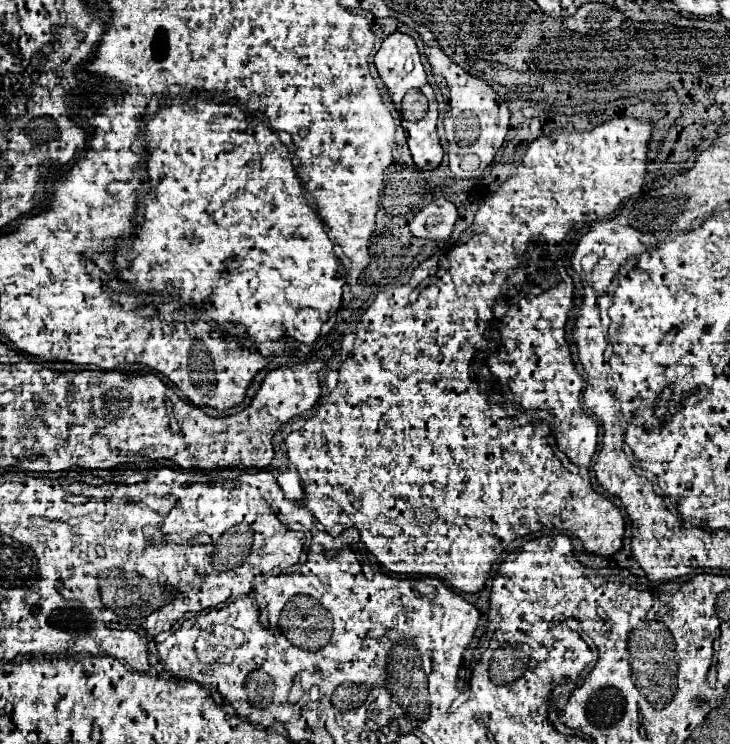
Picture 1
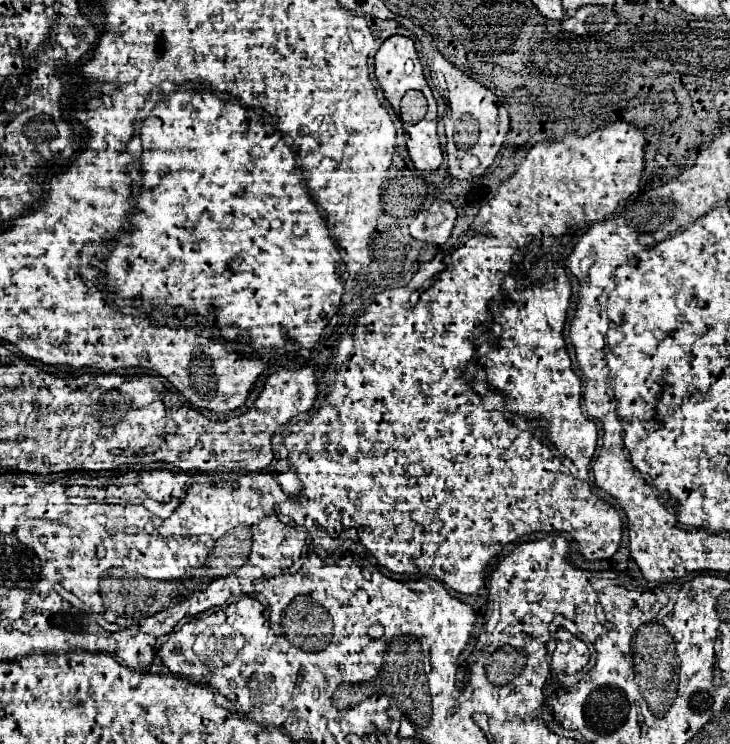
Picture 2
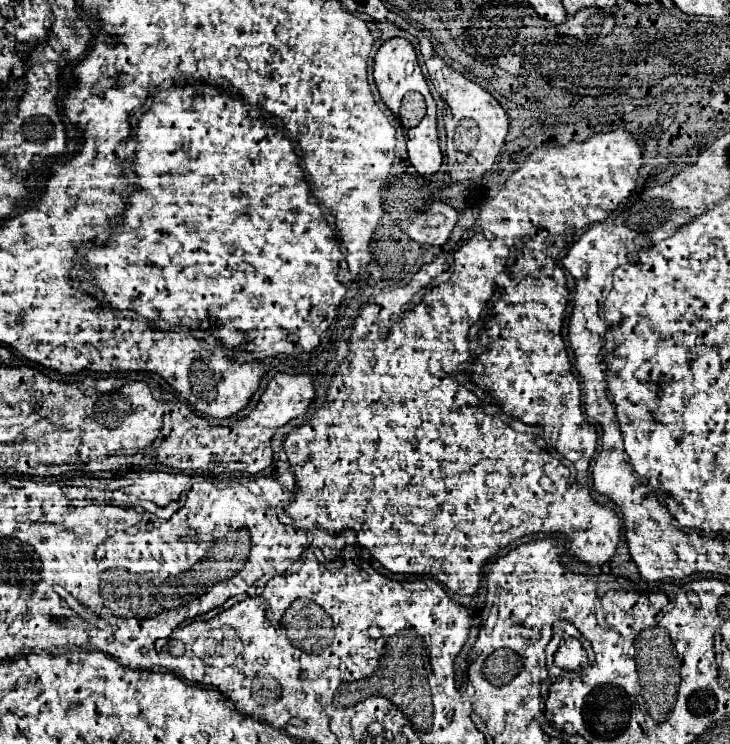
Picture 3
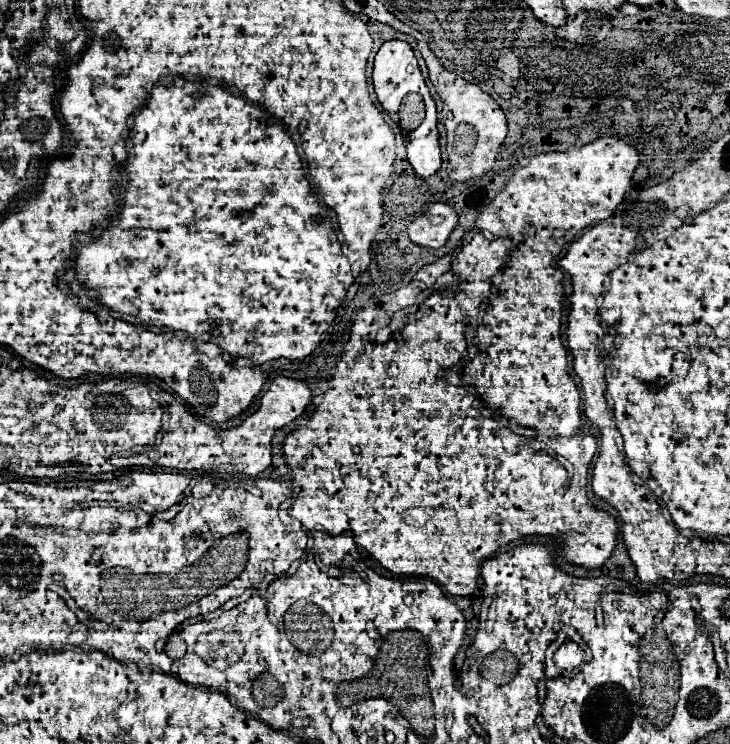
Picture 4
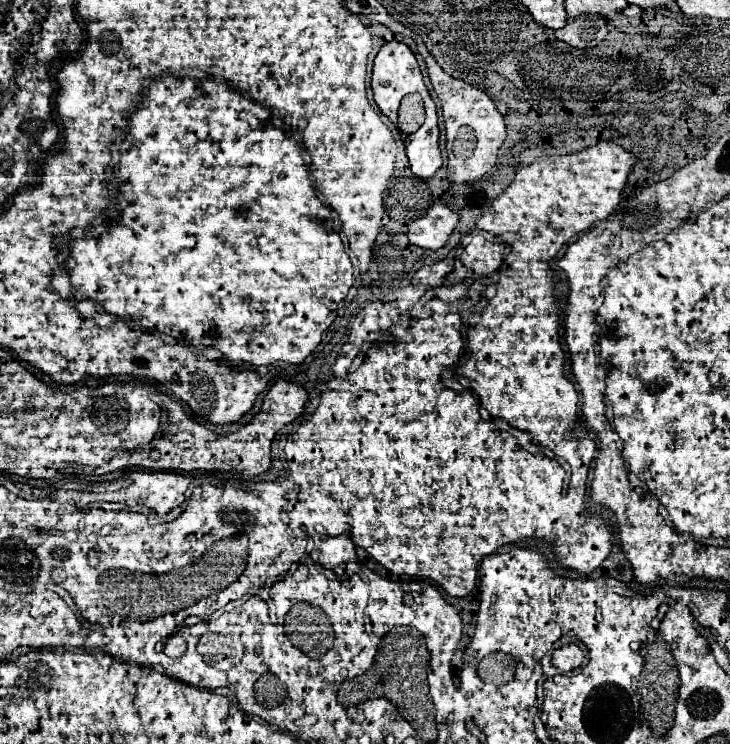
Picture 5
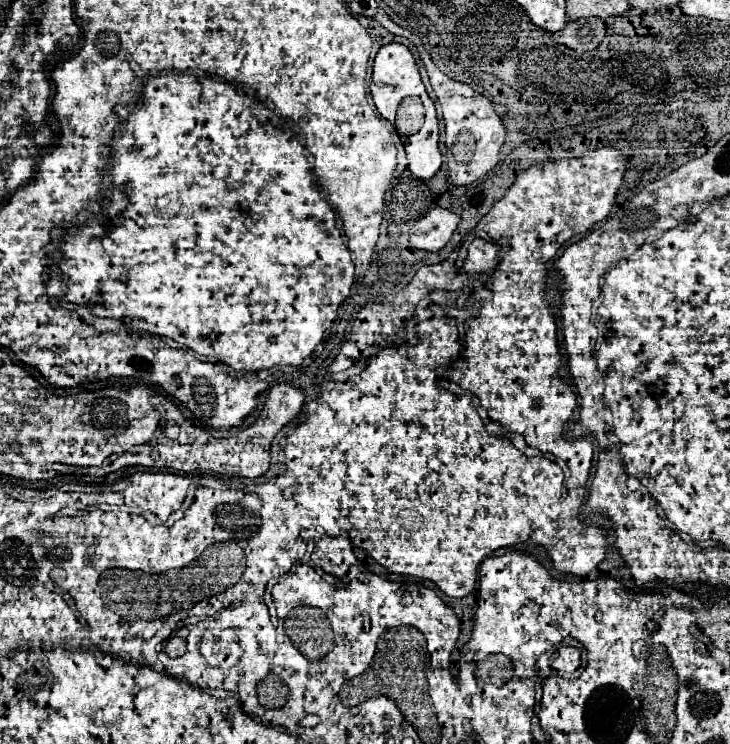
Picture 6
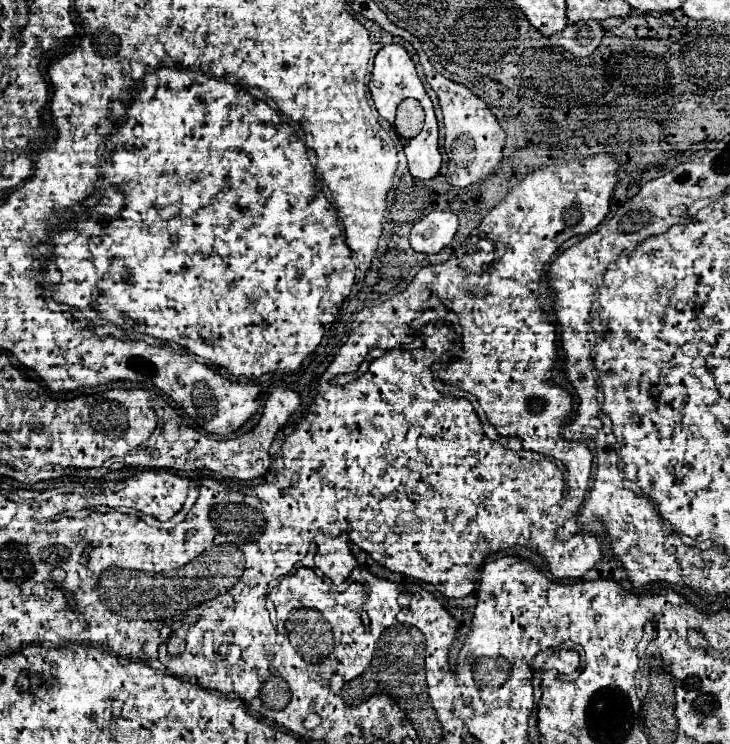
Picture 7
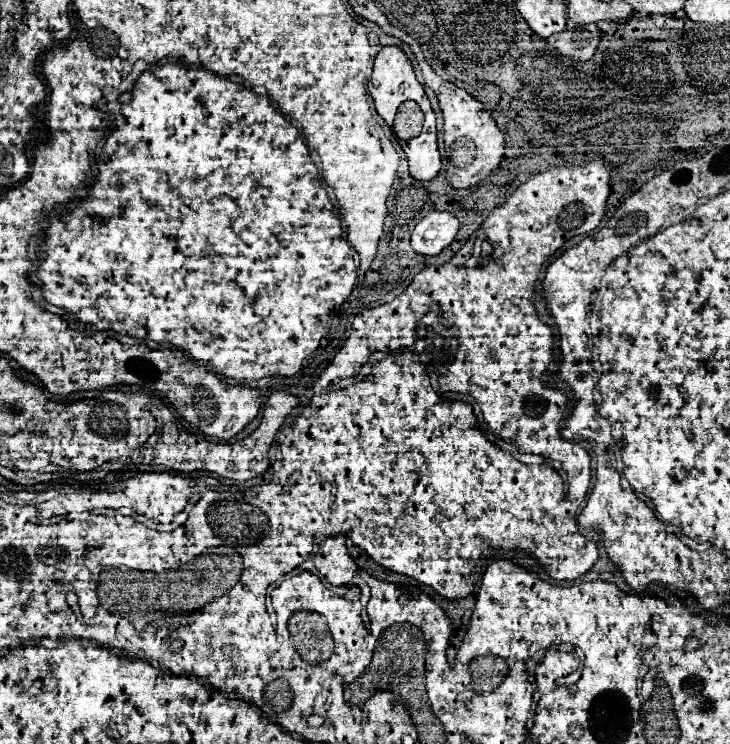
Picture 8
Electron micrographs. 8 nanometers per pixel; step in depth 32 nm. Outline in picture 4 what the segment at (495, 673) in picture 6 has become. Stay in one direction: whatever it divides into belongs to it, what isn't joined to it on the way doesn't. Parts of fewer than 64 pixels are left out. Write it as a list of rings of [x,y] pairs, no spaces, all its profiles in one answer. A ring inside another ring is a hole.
[[[496,650],[484,658],[480,666],[480,674],[484,680],[496,686],[502,686],[502,684],[508,684],[516,676],[518,668],[520,668],[520,662],[512,652]]]

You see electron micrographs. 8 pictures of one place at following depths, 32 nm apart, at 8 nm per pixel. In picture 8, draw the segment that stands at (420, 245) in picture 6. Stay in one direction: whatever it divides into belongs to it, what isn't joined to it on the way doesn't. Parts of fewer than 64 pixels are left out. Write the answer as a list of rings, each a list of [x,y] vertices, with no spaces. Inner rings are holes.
[[[430,212],[412,230],[412,248],[416,254],[436,256],[440,254],[458,232],[458,218],[450,212]]]

